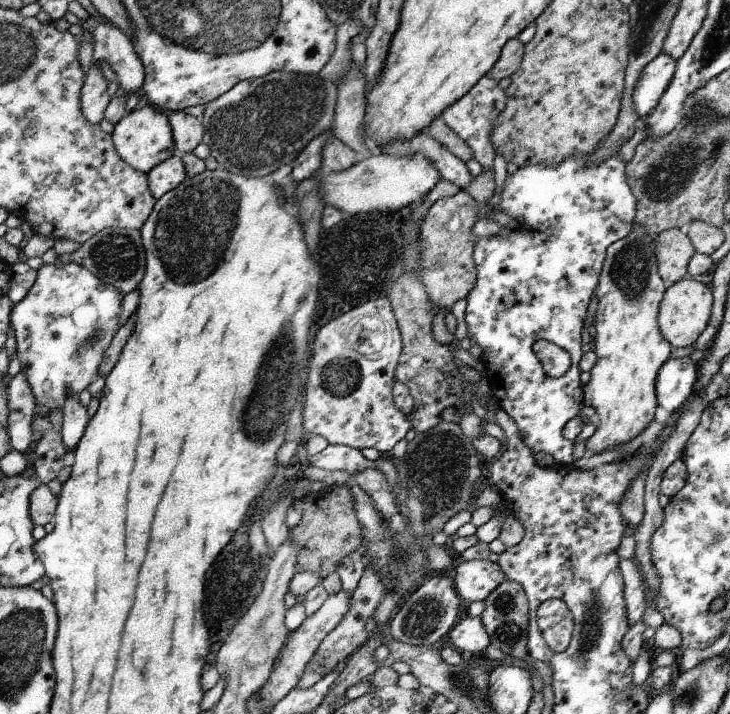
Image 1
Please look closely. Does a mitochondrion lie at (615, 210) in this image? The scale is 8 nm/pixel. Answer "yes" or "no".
no

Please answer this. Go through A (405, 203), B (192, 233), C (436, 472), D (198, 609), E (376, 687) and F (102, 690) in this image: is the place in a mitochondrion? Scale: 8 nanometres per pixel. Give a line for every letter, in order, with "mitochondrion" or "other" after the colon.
A: other
B: mitochondrion
C: mitochondrion
D: mitochondrion
E: other
F: other

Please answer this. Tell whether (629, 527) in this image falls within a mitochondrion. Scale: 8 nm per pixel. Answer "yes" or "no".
no

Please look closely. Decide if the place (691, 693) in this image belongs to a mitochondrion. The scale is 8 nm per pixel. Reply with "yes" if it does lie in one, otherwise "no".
yes

